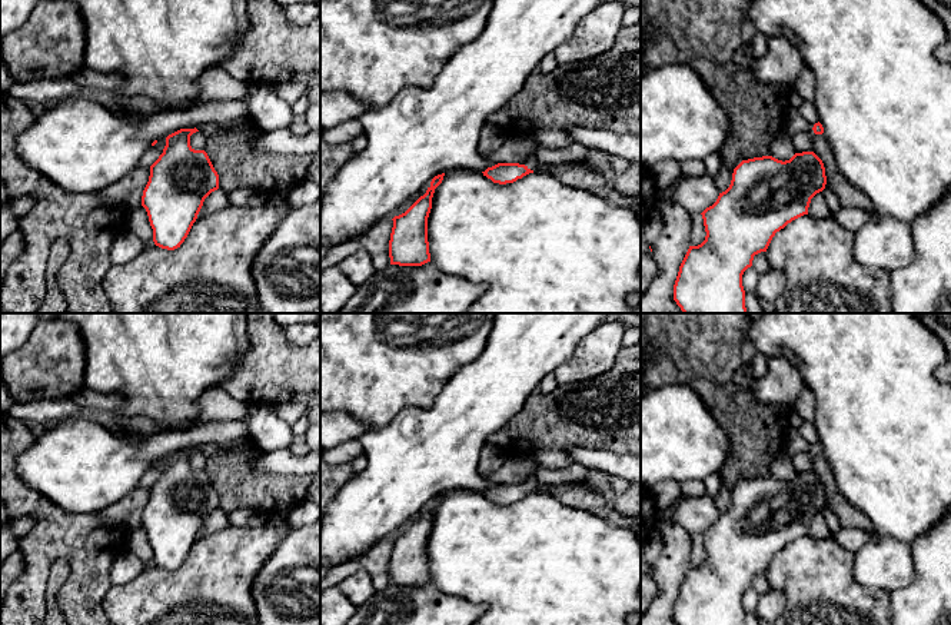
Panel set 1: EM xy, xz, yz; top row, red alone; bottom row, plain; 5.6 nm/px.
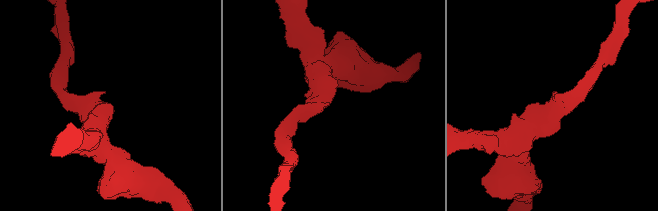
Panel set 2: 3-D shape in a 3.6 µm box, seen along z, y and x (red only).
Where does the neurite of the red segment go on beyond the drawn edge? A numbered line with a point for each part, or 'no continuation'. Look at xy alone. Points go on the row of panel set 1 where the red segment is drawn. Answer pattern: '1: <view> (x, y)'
no continuation

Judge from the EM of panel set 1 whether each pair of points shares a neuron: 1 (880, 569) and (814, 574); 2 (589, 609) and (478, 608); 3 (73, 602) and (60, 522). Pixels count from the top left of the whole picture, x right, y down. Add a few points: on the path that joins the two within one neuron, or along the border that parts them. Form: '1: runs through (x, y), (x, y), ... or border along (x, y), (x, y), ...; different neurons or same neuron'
1: border along (853, 555), (853, 577), (863, 585), (883, 589); different neurons
2: border along (455, 595), (464, 599), (479, 601), (488, 608); different neurons
3: runs through (79, 582), (77, 542); same neuron

